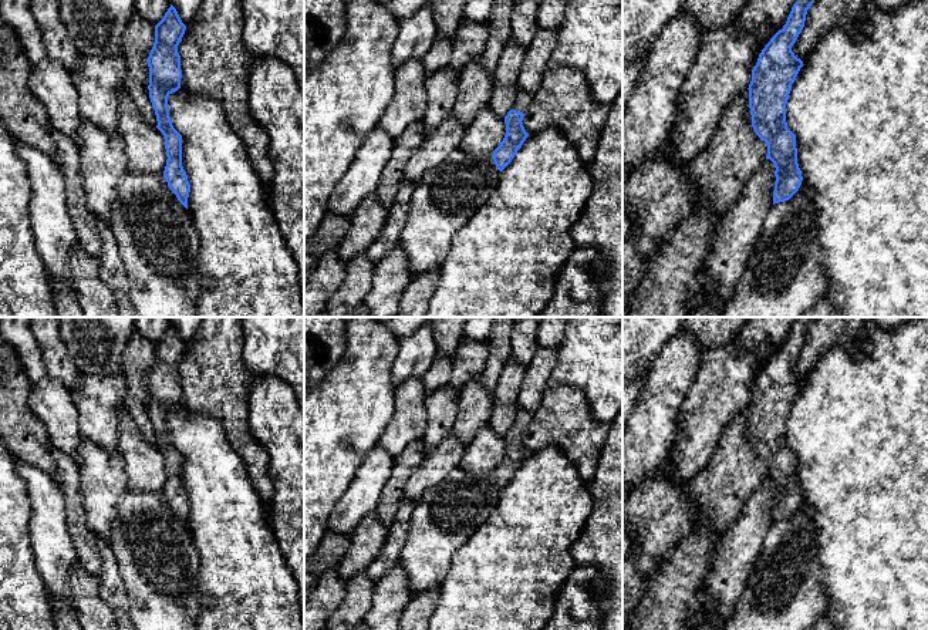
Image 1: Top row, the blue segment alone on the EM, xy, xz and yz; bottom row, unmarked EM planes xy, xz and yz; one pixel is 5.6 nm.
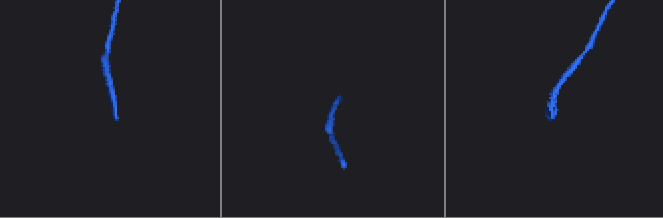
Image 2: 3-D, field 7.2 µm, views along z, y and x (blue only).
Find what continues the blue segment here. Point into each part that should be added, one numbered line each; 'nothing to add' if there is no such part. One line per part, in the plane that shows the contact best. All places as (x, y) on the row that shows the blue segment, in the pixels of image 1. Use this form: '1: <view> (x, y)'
1: xz (523, 100)

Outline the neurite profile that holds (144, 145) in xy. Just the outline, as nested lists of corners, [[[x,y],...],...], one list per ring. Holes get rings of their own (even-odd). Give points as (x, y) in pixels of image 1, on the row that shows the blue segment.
[[[126,91],[121,97],[118,112],[118,135],[124,144],[128,168],[138,173],[163,176],[168,156],[162,132],[142,118]]]

